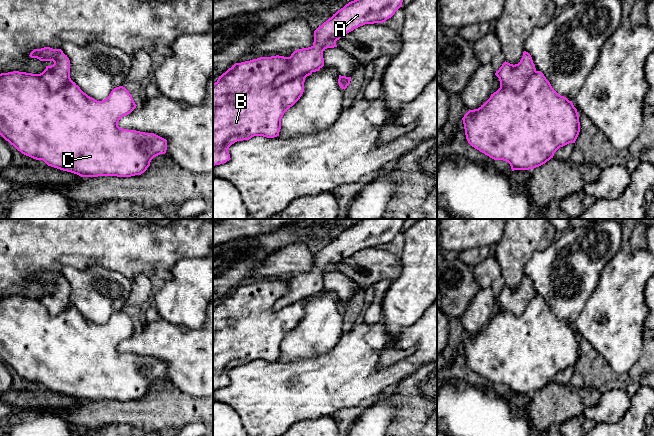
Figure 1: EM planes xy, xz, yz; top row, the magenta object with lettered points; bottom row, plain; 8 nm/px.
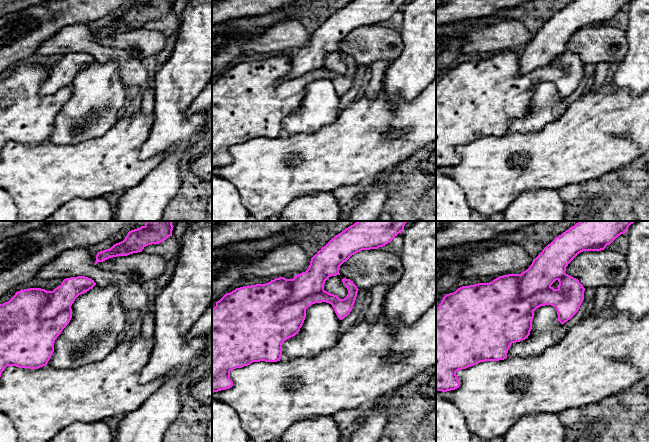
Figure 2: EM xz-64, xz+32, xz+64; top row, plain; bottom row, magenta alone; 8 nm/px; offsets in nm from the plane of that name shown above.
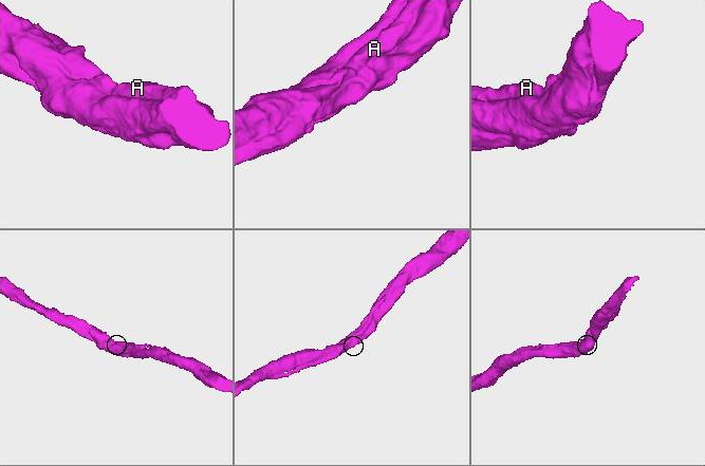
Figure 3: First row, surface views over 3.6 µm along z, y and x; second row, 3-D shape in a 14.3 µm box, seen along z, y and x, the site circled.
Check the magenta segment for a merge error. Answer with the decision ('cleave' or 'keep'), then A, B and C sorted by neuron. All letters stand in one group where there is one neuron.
keep | A B C

